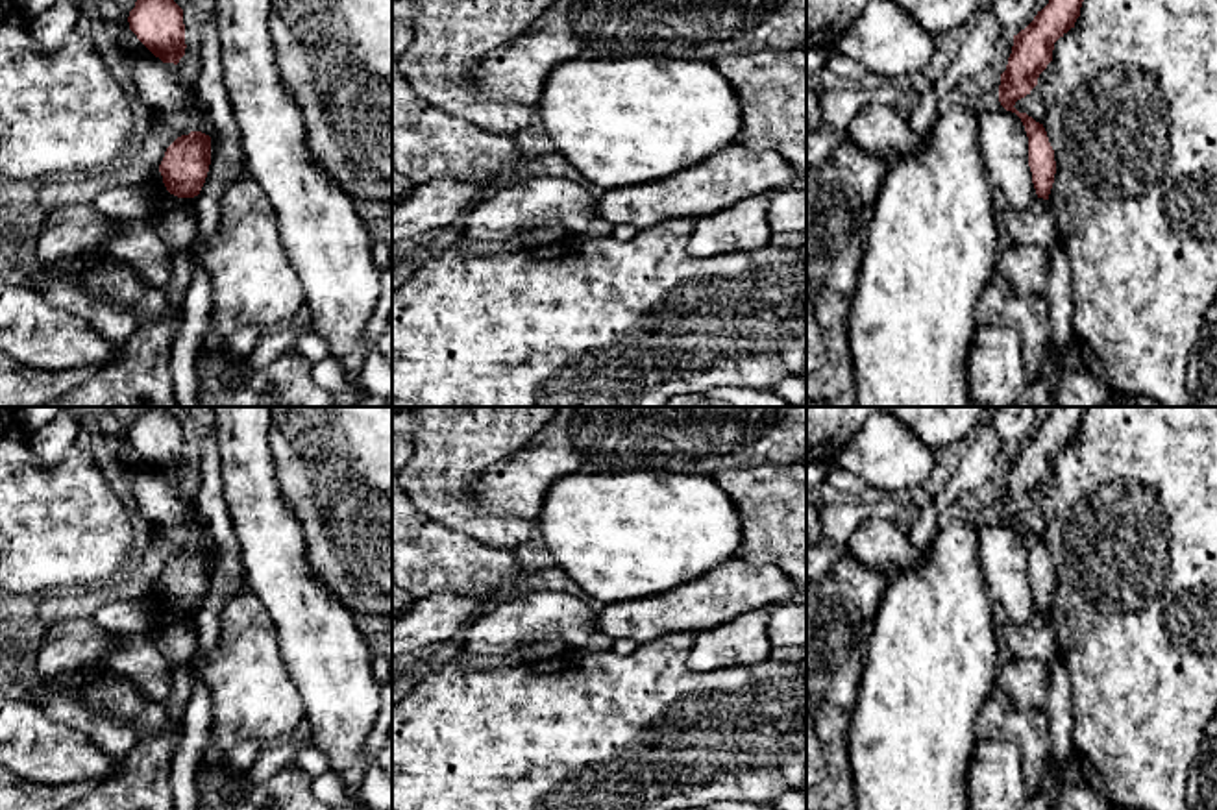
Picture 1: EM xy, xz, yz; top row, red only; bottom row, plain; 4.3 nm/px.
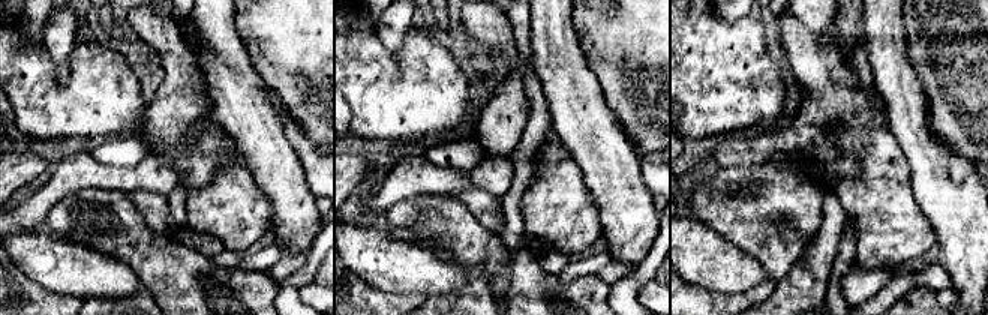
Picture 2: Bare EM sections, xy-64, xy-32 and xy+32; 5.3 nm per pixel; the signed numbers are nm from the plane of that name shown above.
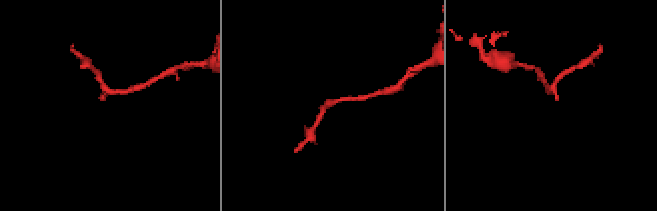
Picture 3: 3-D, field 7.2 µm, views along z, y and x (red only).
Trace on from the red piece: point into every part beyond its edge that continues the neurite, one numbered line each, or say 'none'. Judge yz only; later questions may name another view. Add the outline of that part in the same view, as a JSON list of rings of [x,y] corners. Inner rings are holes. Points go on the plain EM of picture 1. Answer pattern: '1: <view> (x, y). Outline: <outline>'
none

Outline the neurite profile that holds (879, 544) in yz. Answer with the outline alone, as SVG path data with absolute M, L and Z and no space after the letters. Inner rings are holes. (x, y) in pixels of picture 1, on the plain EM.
M862 520L851 533L847 547L854 560L886 577L904 570L921 570L927 564L927 549L914 547L893 520Z

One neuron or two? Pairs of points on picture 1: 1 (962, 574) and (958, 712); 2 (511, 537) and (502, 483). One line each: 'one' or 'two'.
1: one
2: two

